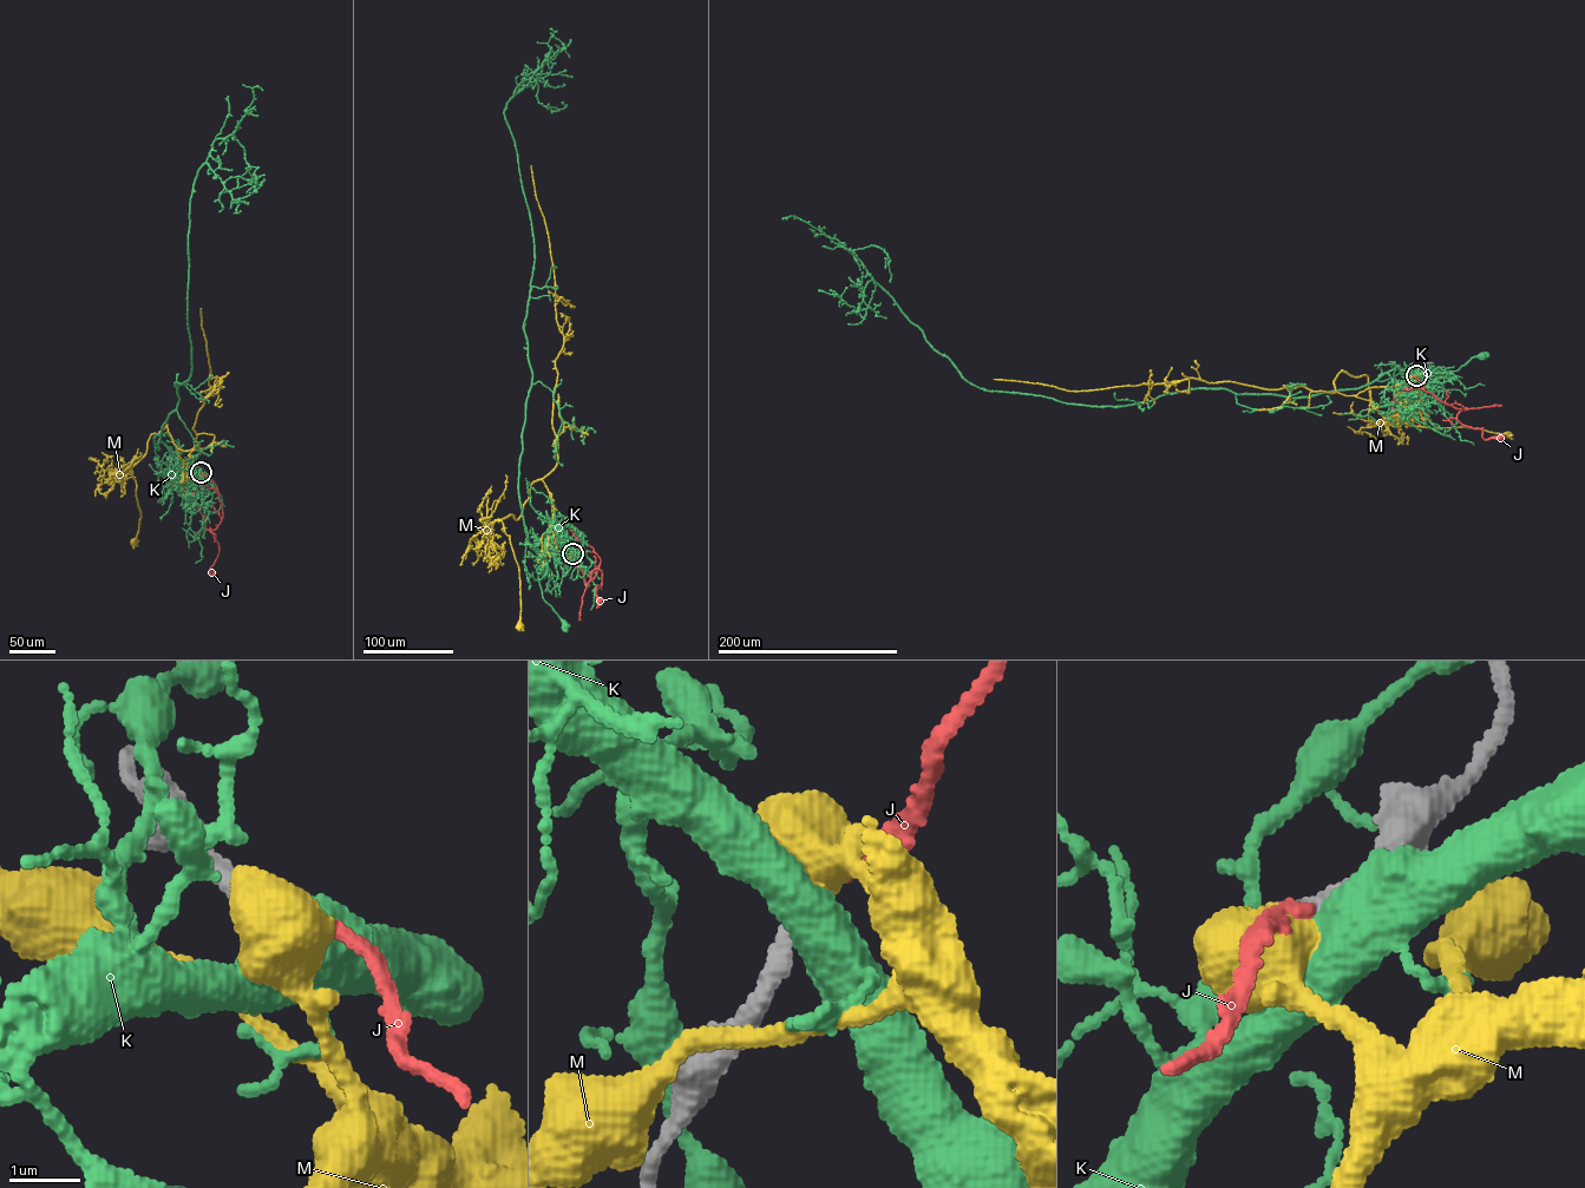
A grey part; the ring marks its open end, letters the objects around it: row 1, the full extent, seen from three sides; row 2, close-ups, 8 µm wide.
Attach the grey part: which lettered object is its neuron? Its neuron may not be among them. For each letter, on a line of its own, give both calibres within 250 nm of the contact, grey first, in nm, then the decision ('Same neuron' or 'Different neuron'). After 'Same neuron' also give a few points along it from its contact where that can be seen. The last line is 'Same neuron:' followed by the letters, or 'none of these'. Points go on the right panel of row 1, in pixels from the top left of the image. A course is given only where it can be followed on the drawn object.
J: Thickness 240 nm (grey) against 180 nm. Same neuron. Its course: (1416, 374), (1423, 389), (1462, 409), (1456, 415), (1462, 424), (1481, 430), (1485, 439), (1500, 438)
K: Thickness 260 nm (grey) against 700 nm. Different neuron
M: Thickness 240 nm (grey) against 700 nm. Different neuron
Same neuron: J

